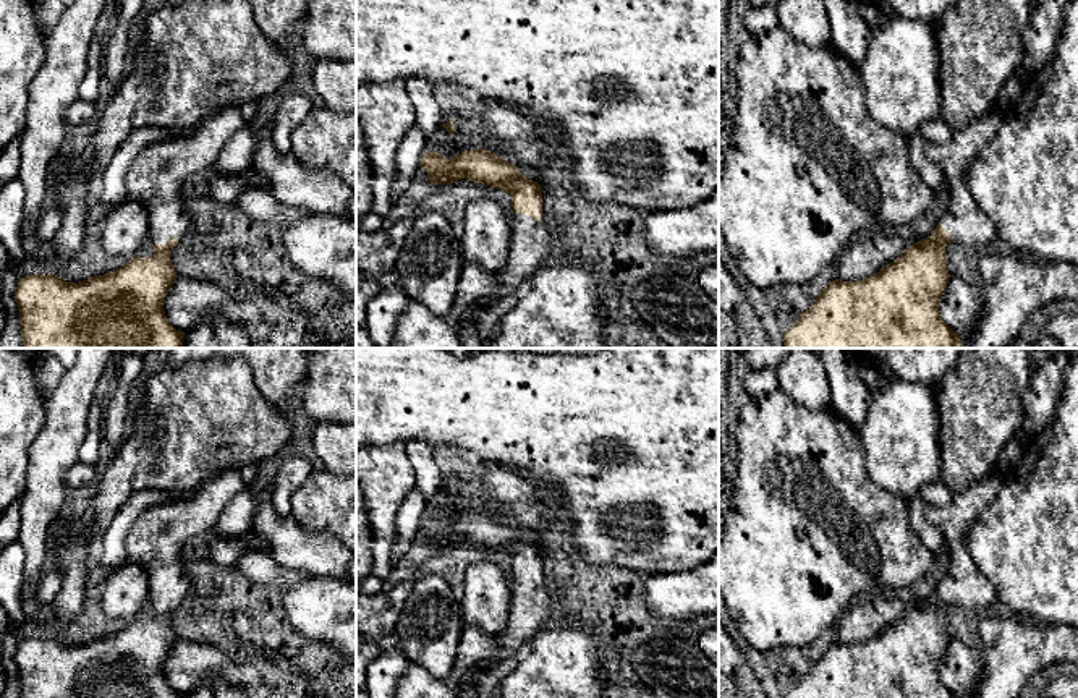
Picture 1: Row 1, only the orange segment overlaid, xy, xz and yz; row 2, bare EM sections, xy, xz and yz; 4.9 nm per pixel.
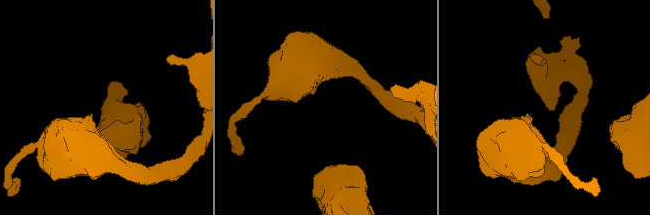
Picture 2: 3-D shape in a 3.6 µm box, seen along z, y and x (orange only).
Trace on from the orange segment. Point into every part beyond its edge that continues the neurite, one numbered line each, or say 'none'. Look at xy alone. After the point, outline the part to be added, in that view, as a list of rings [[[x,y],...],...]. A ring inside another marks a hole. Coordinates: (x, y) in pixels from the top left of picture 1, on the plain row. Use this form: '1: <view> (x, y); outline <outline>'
1: xy (159, 540); outline [[[225,470],[204,481],[193,497],[151,505],[134,520],[126,534],[125,549],[128,560],[134,560],[149,578],[147,601],[154,609],[186,598],[191,588],[191,573],[186,567],[191,541],[217,526],[222,510],[243,487],[240,471]]]

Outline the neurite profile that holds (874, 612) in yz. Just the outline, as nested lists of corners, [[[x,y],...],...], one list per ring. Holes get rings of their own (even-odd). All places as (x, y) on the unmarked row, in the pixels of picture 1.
[[[872,591],[851,604],[835,624],[835,640],[858,645],[877,636],[905,615],[903,602],[892,593]]]

